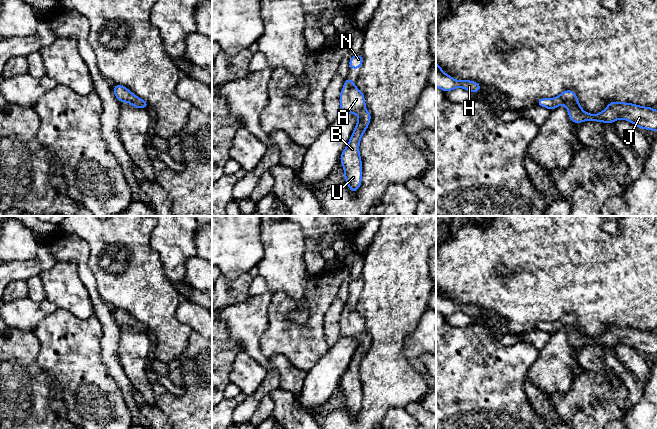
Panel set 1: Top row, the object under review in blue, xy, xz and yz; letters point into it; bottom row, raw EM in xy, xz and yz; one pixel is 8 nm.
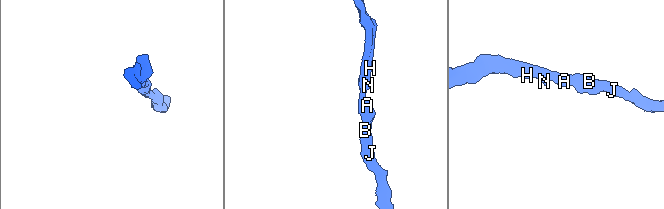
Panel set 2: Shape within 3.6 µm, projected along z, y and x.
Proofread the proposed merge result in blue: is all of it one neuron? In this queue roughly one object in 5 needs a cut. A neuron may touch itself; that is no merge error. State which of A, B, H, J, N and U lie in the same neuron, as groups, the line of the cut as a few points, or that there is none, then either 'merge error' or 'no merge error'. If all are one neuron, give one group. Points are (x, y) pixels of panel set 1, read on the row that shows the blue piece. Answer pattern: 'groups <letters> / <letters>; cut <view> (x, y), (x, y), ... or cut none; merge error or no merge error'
groups A B H J N U; cut none; no merge error

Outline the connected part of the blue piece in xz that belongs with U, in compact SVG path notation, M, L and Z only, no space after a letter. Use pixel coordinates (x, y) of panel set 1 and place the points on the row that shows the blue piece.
M349 77L345 79L341 90L340 111L341 113L357 114L359 117L350 140L339 159L344 168L344 179L350 191L355 193L361 186L363 172L359 144L371 121L371 113L366 110L364 94Z

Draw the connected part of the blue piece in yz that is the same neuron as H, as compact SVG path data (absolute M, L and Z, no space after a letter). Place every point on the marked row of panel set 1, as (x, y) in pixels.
M436 62L436 87L443 92L449 92L455 88L464 88L471 93L481 90L481 85L471 80L455 80L449 74L445 74L440 65Z

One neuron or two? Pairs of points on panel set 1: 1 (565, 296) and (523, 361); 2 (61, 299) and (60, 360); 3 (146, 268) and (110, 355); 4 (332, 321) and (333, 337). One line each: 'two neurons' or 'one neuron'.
1: two neurons
2: two neurons
3: two neurons
4: one neuron

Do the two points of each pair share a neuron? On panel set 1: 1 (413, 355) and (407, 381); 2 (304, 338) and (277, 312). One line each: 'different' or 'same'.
1: different
2: same

